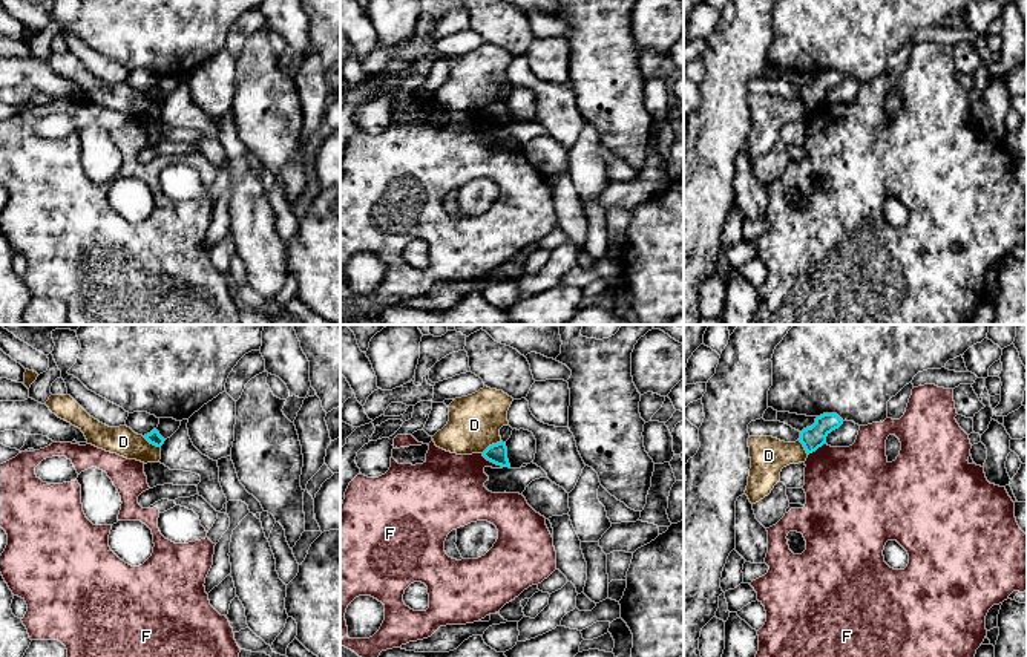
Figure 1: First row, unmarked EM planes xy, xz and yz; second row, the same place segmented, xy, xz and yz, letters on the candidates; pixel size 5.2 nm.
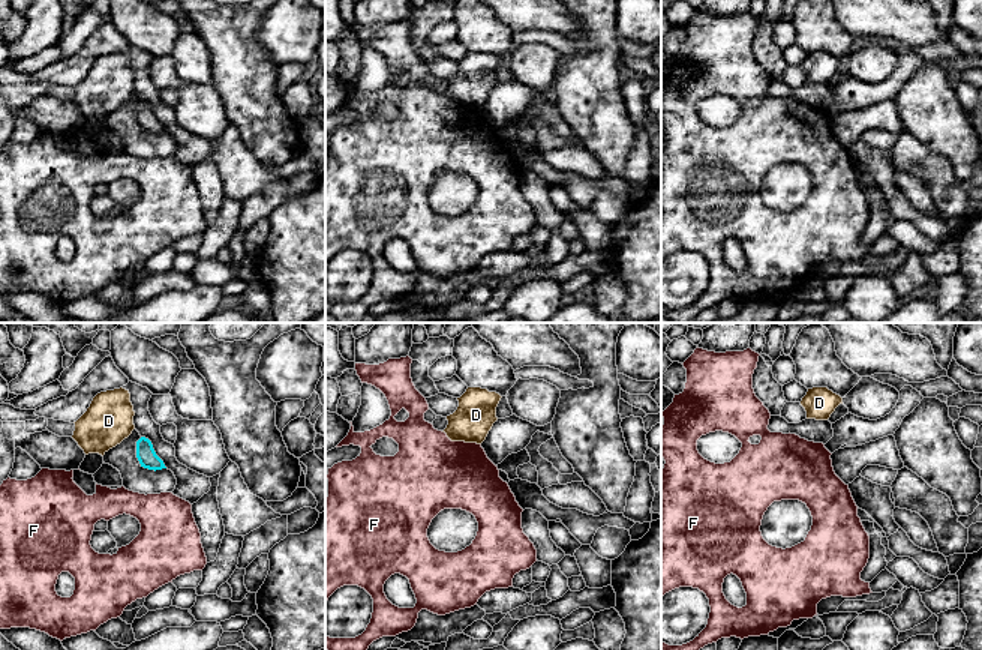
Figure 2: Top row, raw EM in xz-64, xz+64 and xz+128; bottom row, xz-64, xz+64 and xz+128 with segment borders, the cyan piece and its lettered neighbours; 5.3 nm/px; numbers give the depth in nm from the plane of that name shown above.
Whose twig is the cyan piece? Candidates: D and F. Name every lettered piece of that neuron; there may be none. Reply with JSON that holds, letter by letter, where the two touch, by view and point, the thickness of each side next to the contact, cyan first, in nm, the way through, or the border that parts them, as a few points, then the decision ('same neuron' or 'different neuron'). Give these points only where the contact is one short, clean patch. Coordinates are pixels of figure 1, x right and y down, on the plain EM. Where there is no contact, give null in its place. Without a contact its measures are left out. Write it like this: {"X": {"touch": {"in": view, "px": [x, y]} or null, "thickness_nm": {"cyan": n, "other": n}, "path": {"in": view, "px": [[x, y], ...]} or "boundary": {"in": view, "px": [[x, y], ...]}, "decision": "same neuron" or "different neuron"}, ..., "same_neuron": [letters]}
{"D": {"touch": {"in": "xz", "px": [492, 101]}, "thickness_nm": {"cyan": 110, "other": 280}, "boundary": {"in": "xz", "px": [[502, 98], [489, 101], [482, 109]]}, "decision": "different neuron"}, "F": {"touch": {"in": "xz", "px": [492, 118]}, "thickness_nm": {"cyan": 110, "other": 340}, "decision": "same neuron"}, "same_neuron": ["F"]}

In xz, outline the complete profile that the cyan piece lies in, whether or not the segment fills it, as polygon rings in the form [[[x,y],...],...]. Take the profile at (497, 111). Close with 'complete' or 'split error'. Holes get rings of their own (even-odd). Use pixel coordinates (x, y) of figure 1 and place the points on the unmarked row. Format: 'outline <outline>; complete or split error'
outline [[[497,100],[497,101],[492,101],[489,103],[484,109],[483,109],[483,113],[497,121],[497,123],[501,123],[501,124],[509,124],[510,126],[510,121],[509,121],[509,116],[507,116],[507,104],[506,104],[506,100]]]; complete

